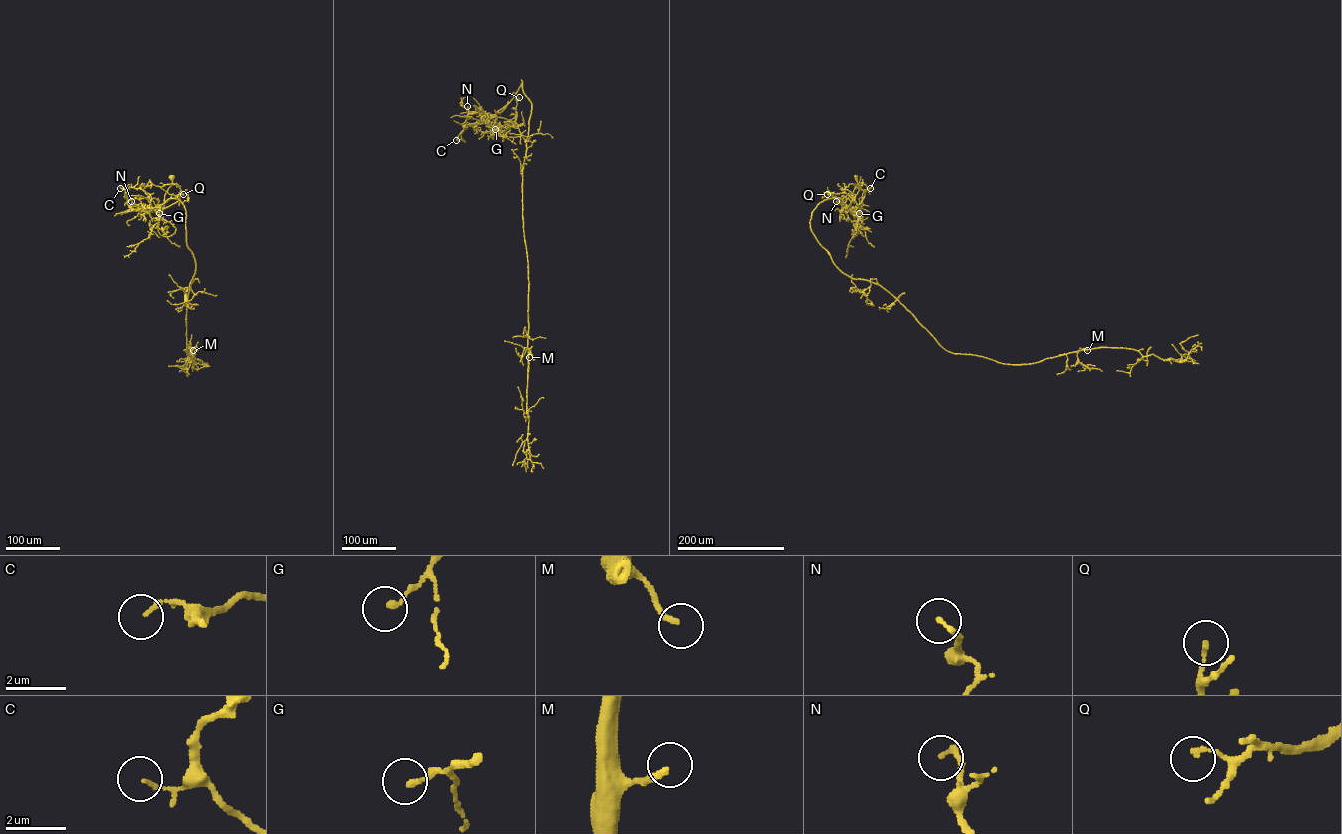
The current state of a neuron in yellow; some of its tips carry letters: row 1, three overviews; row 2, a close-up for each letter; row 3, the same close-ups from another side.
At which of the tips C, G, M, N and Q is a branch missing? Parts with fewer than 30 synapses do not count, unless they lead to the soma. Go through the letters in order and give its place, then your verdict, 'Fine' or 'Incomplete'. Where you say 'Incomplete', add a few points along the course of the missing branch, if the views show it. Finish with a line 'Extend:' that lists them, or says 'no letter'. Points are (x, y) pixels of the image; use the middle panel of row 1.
C: Place: (456, 140). Fine
G: Place: (495, 129). Fine
M: Place: (529, 357). Incomplete. Course of what is missing: (529, 357), (533, 371)
N: Place: (467, 106). Fine
Q: Place: (519, 97). Fine
Extend: M

